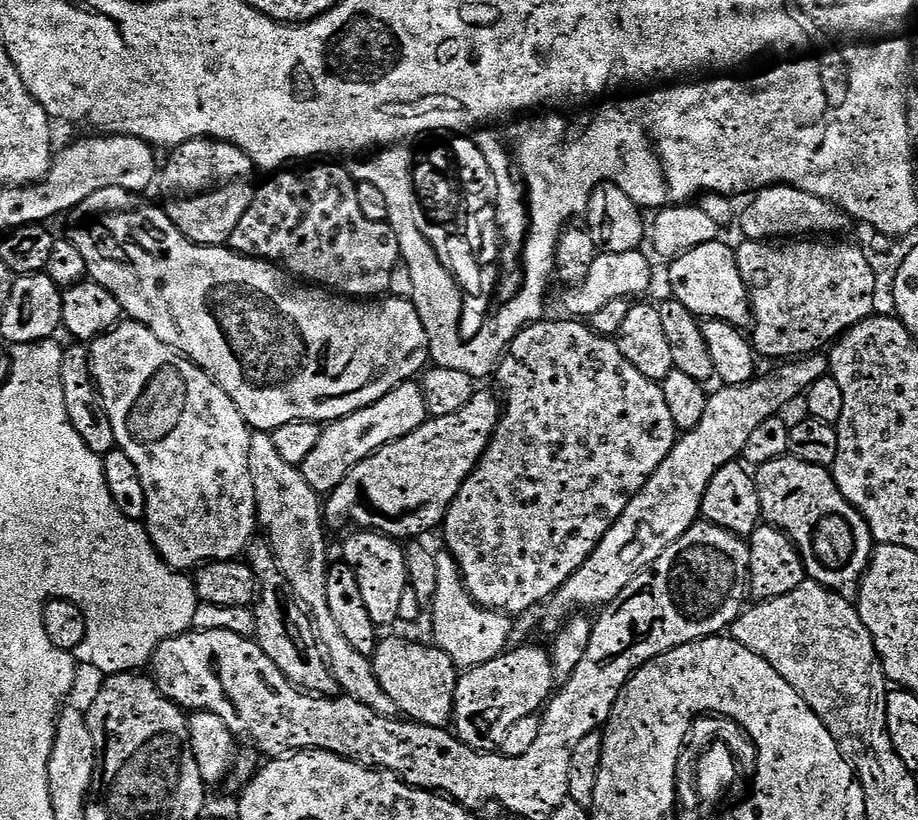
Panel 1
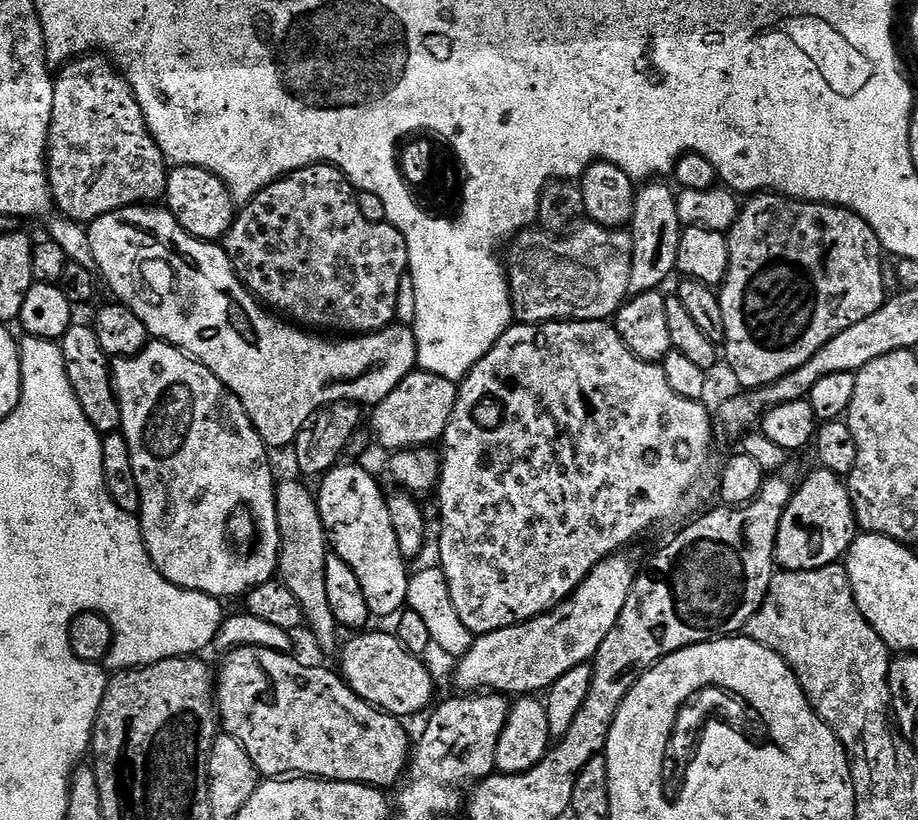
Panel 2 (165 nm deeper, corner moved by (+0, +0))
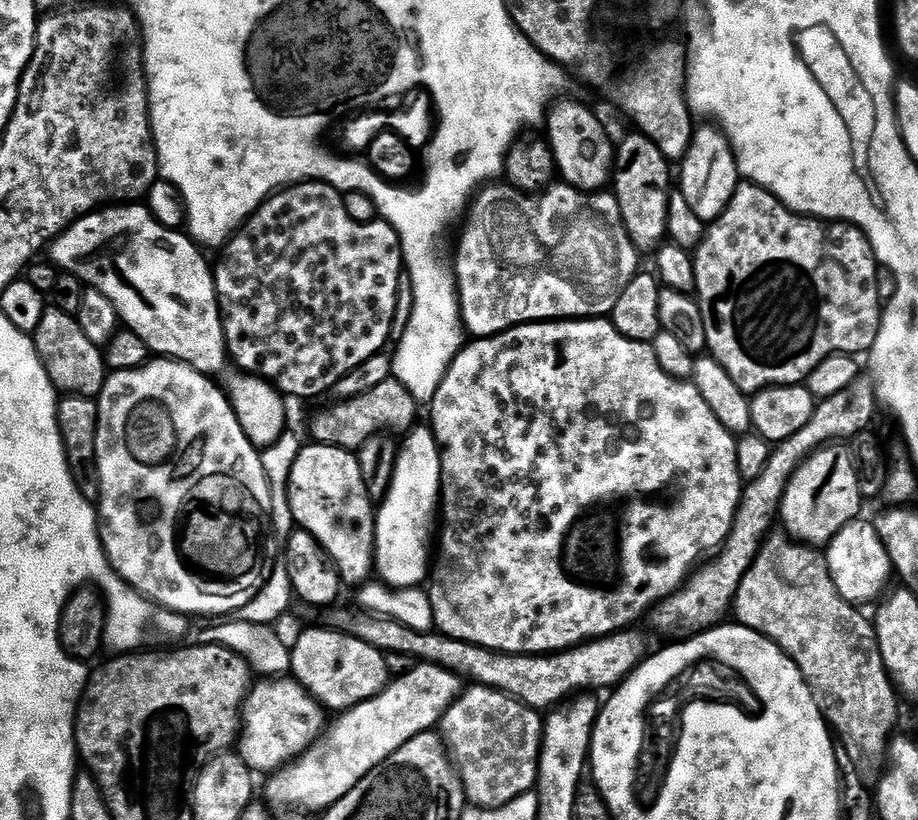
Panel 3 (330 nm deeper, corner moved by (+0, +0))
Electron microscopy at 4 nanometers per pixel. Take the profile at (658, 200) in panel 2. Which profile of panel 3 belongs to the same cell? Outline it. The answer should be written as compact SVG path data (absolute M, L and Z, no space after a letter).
M643 134L628 136L619 141L616 148L614 165L614 195L620 207L620 217L624 219L624 228L637 249L655 250L660 247L667 233L668 206L670 189L674 176L668 173L670 162L662 150Z

